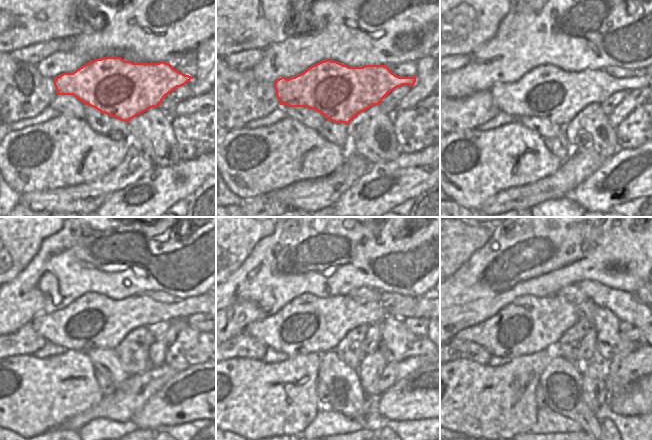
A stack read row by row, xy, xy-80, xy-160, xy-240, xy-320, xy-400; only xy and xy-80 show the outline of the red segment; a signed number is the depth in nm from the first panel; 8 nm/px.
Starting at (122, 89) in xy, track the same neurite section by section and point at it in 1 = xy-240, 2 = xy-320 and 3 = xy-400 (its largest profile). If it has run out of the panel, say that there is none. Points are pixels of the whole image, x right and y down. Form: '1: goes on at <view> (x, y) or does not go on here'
1: goes on at xy-240 (93, 321)
2: goes on at xy-320 (308, 324)
3: goes on at xy-400 (530, 324)

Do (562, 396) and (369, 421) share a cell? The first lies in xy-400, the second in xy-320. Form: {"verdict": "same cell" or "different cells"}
{"verdict": "different cells"}

